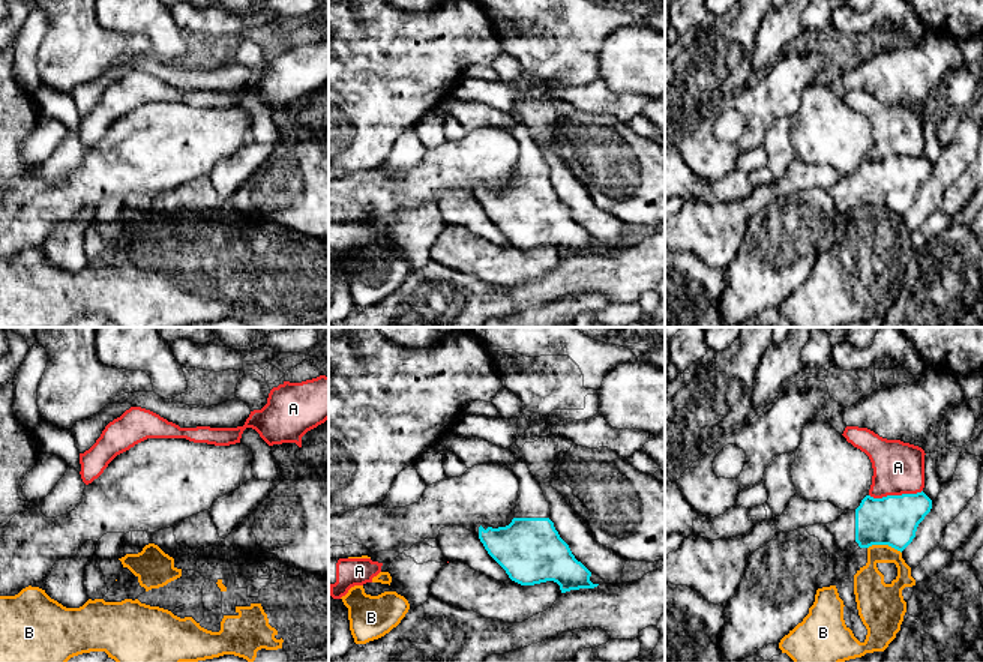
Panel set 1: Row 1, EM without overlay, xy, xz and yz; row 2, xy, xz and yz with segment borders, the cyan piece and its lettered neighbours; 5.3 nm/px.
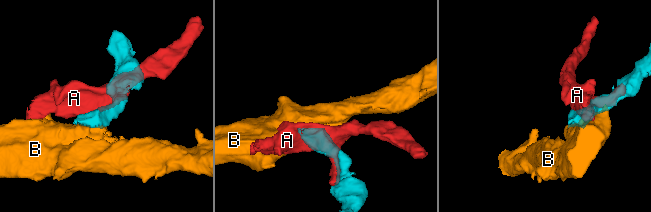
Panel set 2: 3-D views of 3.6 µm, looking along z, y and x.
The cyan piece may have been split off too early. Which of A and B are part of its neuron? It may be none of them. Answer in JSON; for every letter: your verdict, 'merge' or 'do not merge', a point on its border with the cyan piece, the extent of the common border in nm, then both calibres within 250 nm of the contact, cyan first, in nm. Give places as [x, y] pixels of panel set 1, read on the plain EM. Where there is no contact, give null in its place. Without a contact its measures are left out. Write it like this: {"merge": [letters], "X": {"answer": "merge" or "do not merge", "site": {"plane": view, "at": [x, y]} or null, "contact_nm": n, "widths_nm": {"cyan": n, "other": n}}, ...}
{"merge": [], "A": {"answer": "do not merge", "site": {"plane": "yz", "at": [895, 159]}, "contact_nm": 280, "widths_nm": {"cyan": 260, "other": 280}}, "B": {"answer": "do not merge", "site": {"plane": "yz", "at": [884, 207]}, "contact_nm": 190, "widths_nm": {"cyan": 260, "other": 170}}}

